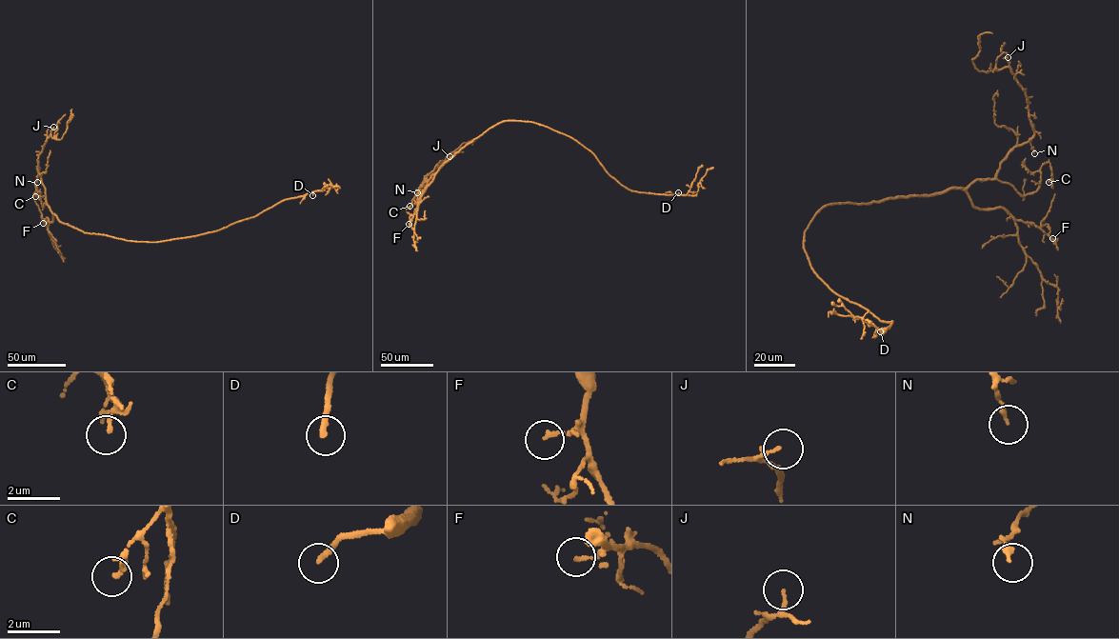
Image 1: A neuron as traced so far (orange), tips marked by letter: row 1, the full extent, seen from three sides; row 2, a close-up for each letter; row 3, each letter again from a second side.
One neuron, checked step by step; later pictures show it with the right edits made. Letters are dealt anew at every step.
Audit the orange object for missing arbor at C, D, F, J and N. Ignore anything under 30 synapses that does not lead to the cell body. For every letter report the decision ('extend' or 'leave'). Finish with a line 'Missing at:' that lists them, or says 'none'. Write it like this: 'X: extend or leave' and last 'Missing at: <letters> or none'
C: leave
D: extend
F: leave
J: leave
N: leave
Missing at: D

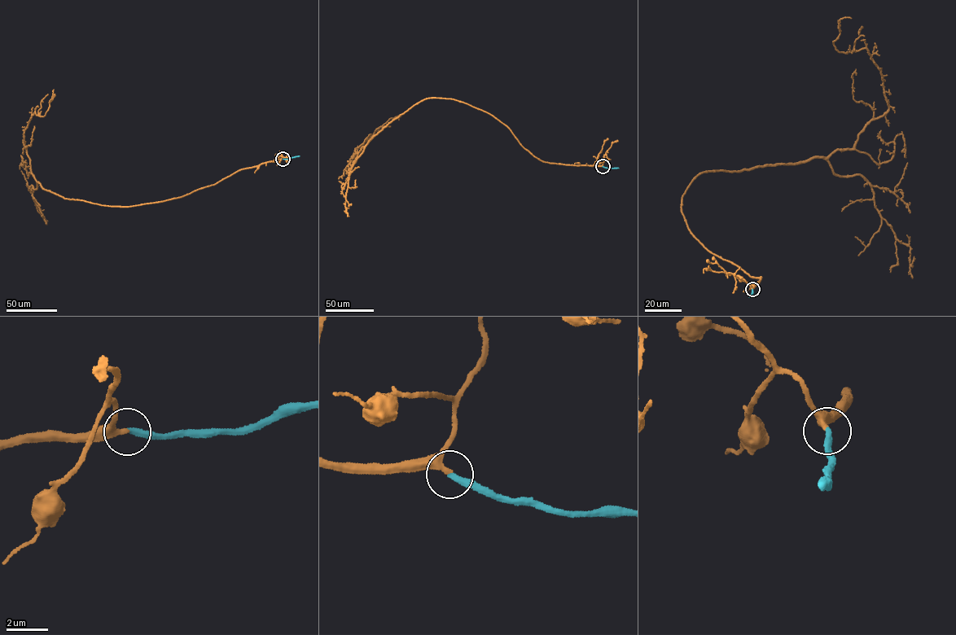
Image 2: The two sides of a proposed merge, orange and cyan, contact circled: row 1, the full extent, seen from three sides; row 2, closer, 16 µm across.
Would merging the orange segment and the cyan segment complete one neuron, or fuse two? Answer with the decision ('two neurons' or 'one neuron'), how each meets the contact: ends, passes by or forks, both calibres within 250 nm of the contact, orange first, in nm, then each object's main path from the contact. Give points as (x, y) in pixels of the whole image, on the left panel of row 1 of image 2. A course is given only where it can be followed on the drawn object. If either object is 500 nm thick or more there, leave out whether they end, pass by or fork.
one neuron; orange passes by; cyan ends; calibres 240 and 300 nm; course orange (282, 159), (153, 203), (111, 206), (65, 198), (36, 181), (24, 145), (31, 116), (45, 115), (54, 89); course cyan (282, 159), (300, 156)

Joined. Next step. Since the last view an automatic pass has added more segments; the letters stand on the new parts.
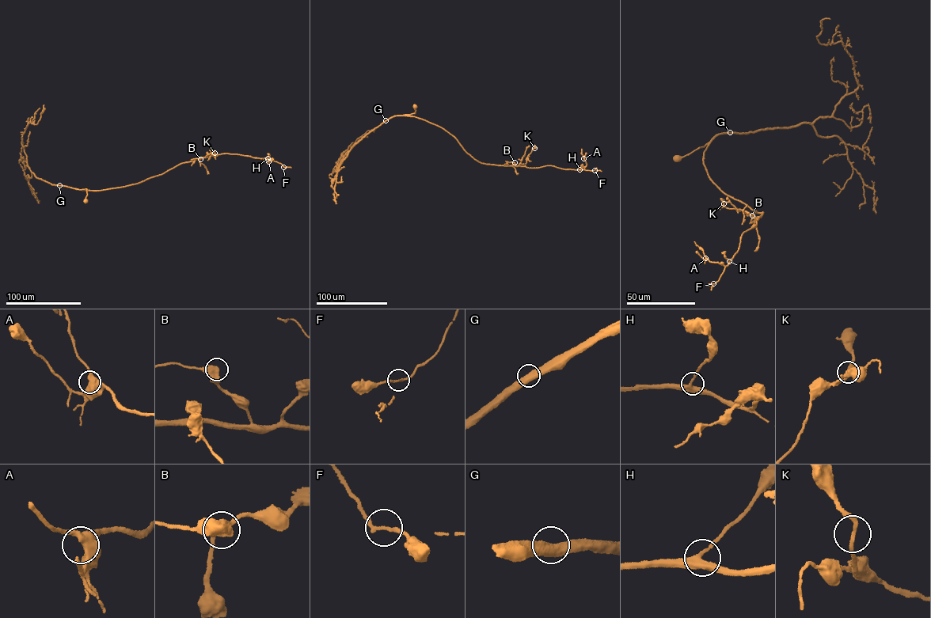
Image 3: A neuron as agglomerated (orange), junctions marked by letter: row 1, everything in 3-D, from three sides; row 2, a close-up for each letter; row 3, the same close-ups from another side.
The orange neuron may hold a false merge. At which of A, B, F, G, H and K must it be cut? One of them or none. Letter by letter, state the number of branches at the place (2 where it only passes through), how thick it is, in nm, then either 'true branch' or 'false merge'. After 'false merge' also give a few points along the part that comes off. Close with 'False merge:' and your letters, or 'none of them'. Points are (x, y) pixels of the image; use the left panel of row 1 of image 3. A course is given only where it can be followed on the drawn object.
A: branches 2; calibre 550 nm; true branch
B: branches 2; calibre 500 nm; true branch
F: branches 2; calibre 170 nm; true branch
G: branches 2; calibre 500 nm; true branch
H: branches 3; calibre 360 nm; true branch
K: branches 2; calibre 200 nm; true branch
False merge: none of them

